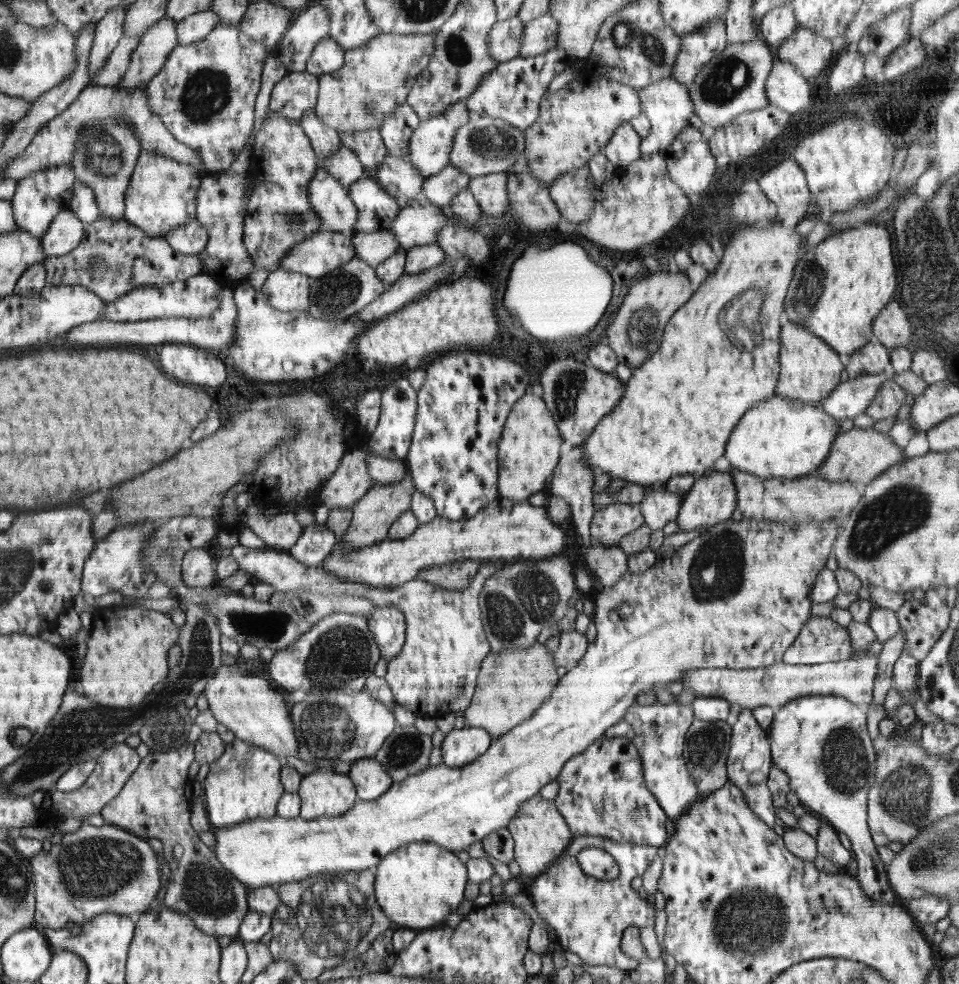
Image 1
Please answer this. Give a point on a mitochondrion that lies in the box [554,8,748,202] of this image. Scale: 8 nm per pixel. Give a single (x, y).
(624, 36)

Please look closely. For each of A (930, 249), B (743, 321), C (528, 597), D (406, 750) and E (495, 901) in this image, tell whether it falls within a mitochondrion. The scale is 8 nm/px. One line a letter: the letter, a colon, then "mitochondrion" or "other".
A: mitochondrion
B: mitochondrion
C: mitochondrion
D: mitochondrion
E: other

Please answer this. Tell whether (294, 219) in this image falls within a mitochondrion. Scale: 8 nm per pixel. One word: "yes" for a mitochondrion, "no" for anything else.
yes

